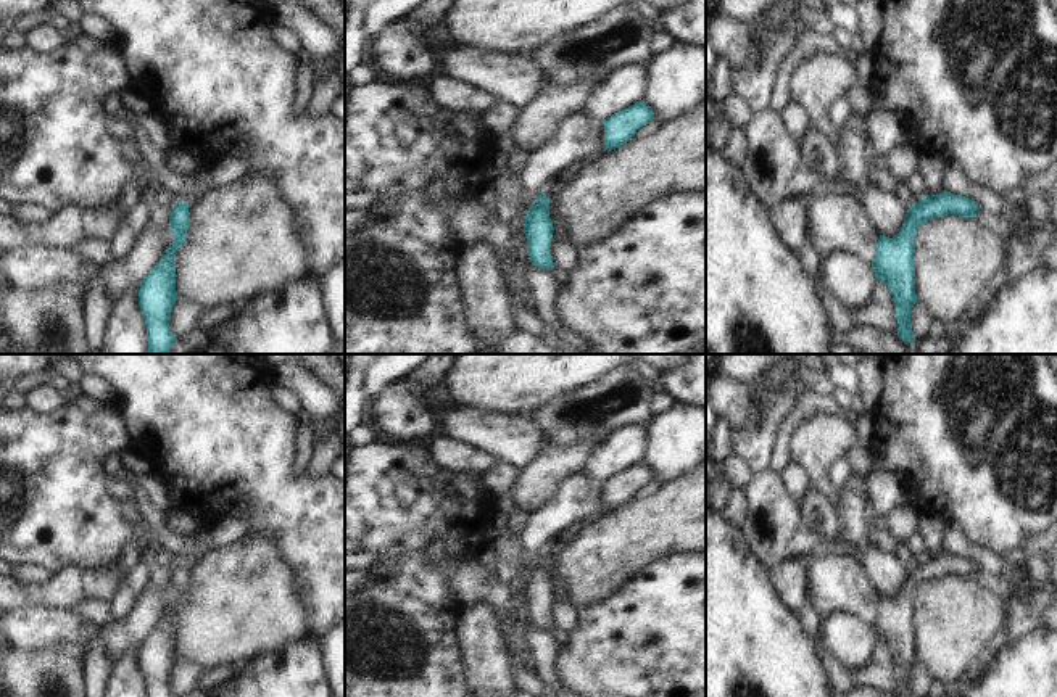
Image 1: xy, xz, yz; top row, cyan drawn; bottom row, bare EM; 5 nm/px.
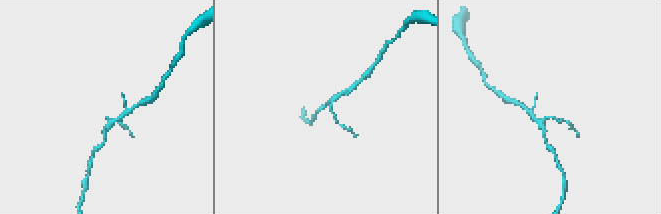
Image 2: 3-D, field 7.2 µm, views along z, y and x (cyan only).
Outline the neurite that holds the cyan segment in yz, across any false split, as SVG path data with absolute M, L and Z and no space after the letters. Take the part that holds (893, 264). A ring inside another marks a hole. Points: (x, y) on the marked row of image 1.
M943 192L928 195L909 208L907 217L897 235L893 238L880 235L872 269L878 282L885 282L896 304L896 333L906 344L915 340L910 325L910 311L917 303L915 293L915 233L925 221L955 214L959 217L975 217L981 208L978 203Z

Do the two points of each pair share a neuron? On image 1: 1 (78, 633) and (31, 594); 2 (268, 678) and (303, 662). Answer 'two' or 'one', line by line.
1: two
2: one

